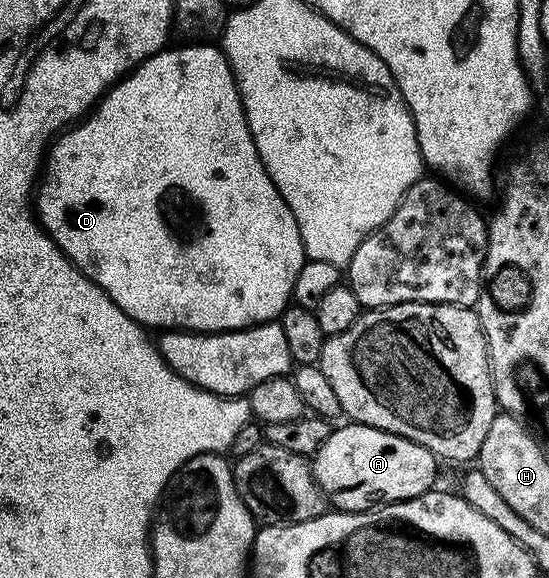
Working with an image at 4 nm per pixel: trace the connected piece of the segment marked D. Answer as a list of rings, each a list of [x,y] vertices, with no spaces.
[[[190,42],[185,45],[187,48],[167,47],[155,52],[123,76],[94,105],[88,118],[67,127],[51,143],[44,157],[44,175],[36,188],[36,219],[56,242],[58,249],[89,280],[97,280],[108,298],[112,298],[112,302],[116,302],[116,306],[120,306],[128,318],[150,330],[238,332],[242,328],[252,328],[255,324],[277,321],[291,303],[296,274],[300,274],[308,259],[300,238],[300,226],[296,226],[296,218],[288,202],[284,202],[258,157],[256,142],[248,130],[242,95],[238,93],[238,84],[230,69],[227,53],[222,53],[212,45],[210,42]]]

